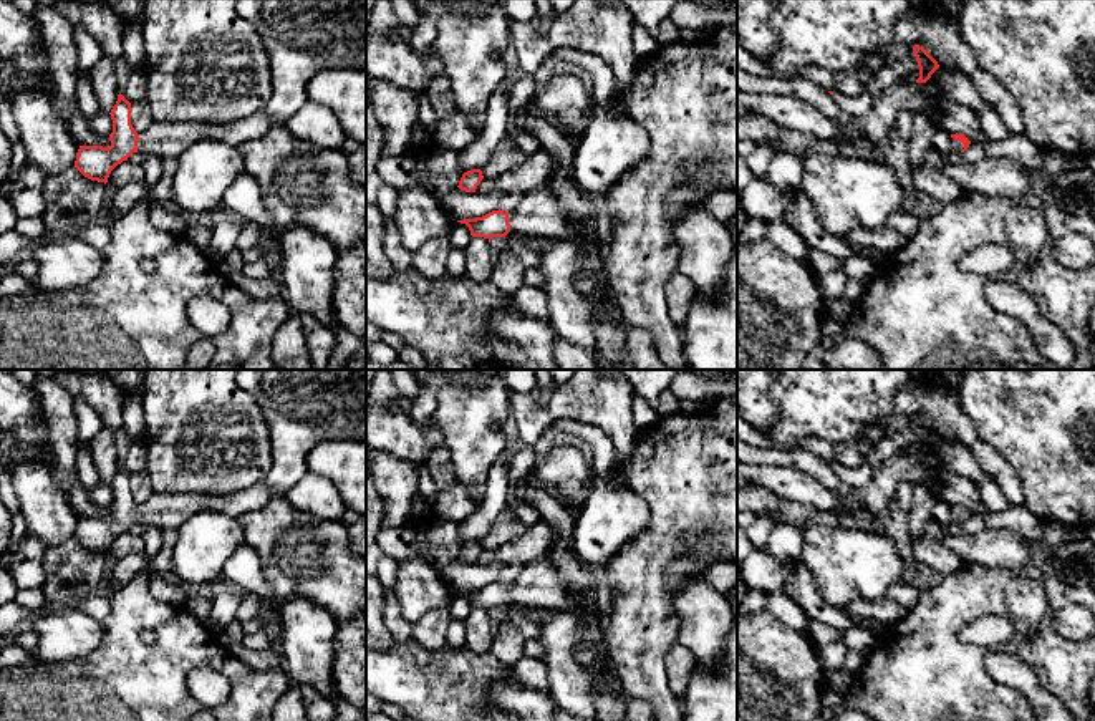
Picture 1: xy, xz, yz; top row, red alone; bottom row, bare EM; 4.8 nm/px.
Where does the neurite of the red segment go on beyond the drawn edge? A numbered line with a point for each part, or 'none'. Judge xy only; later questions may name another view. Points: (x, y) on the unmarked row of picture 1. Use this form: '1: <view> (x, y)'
1: xy (166, 511)

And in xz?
1: xz (539, 584)

